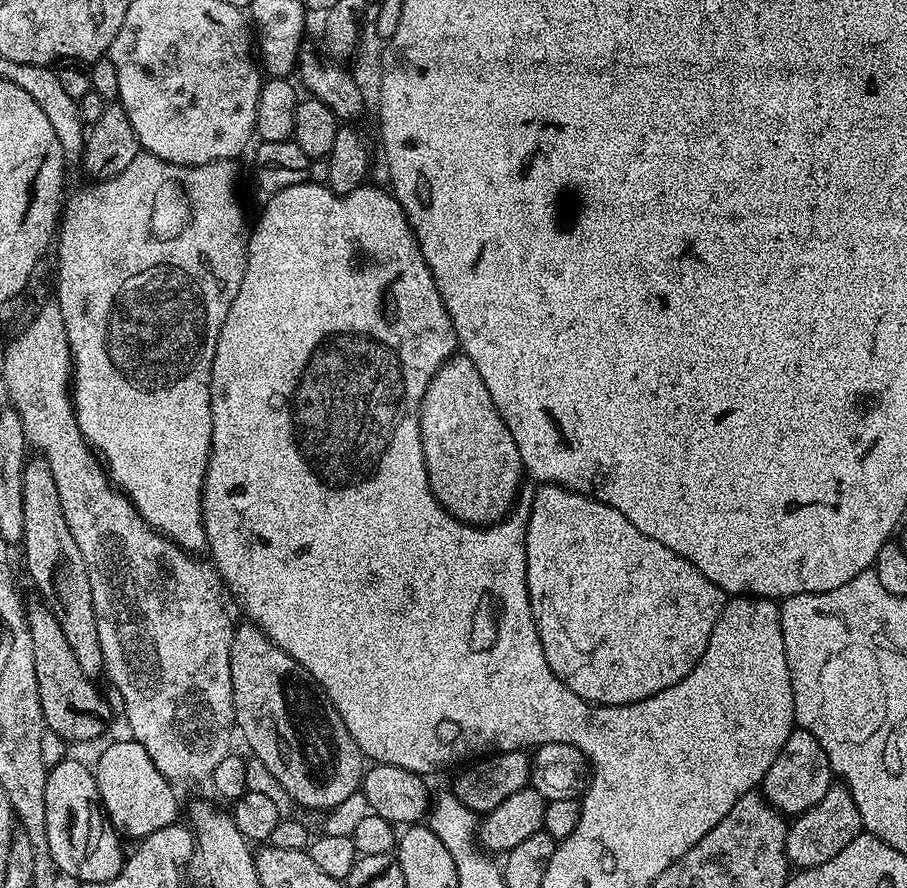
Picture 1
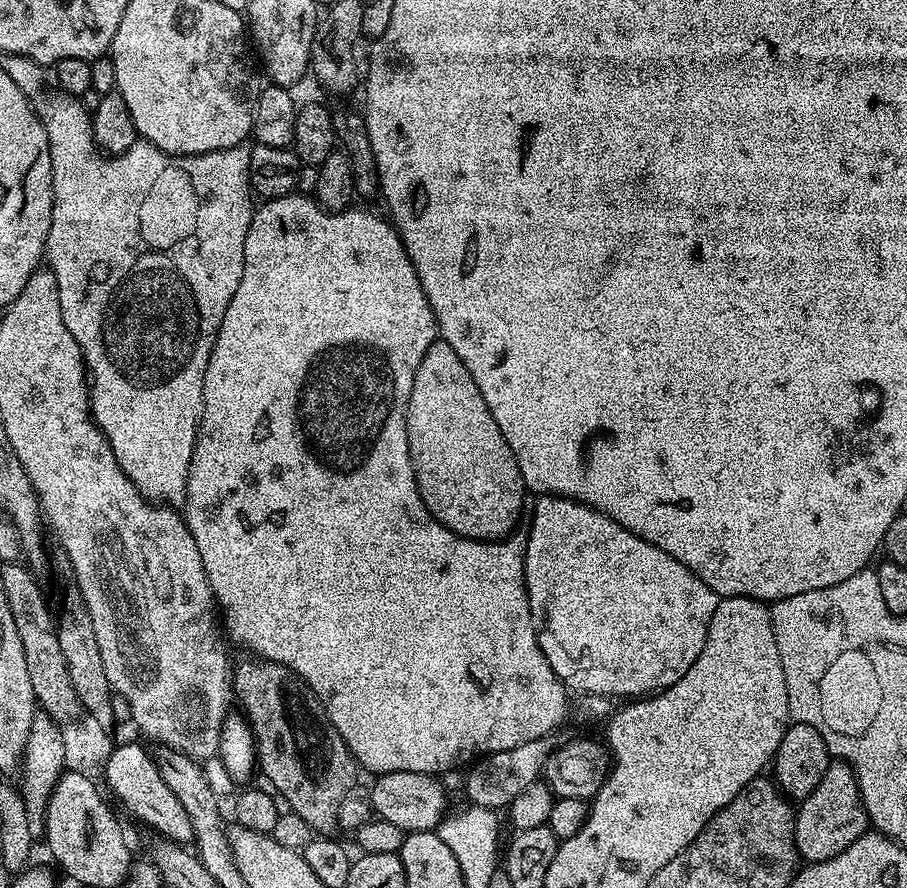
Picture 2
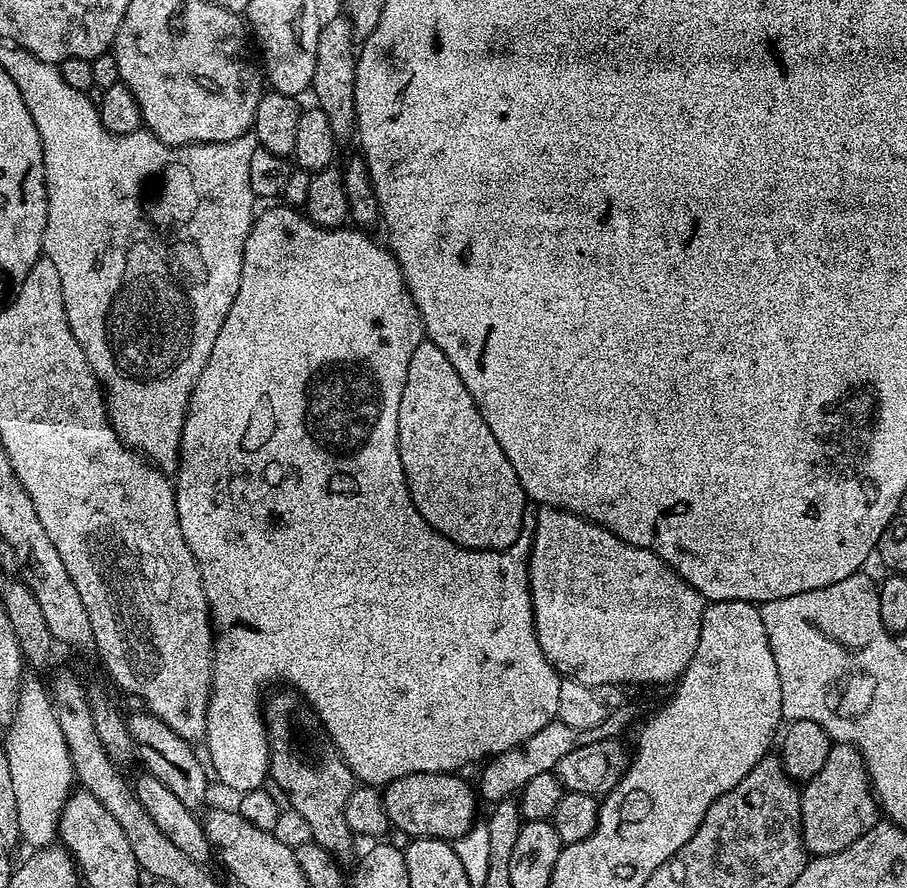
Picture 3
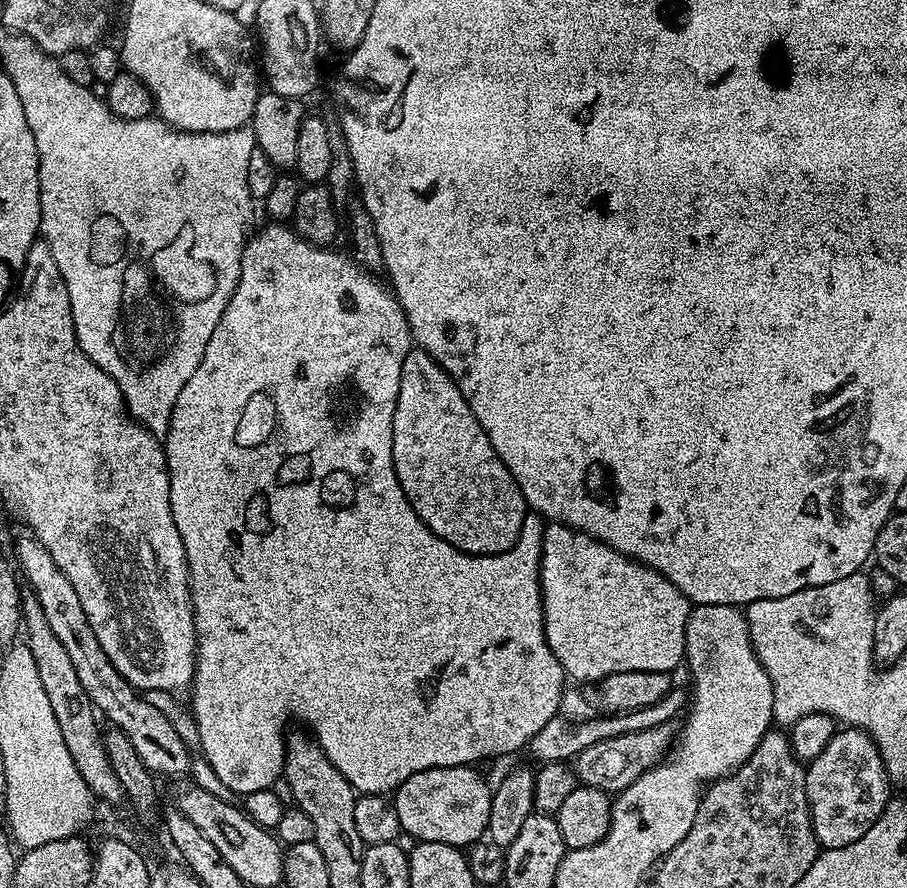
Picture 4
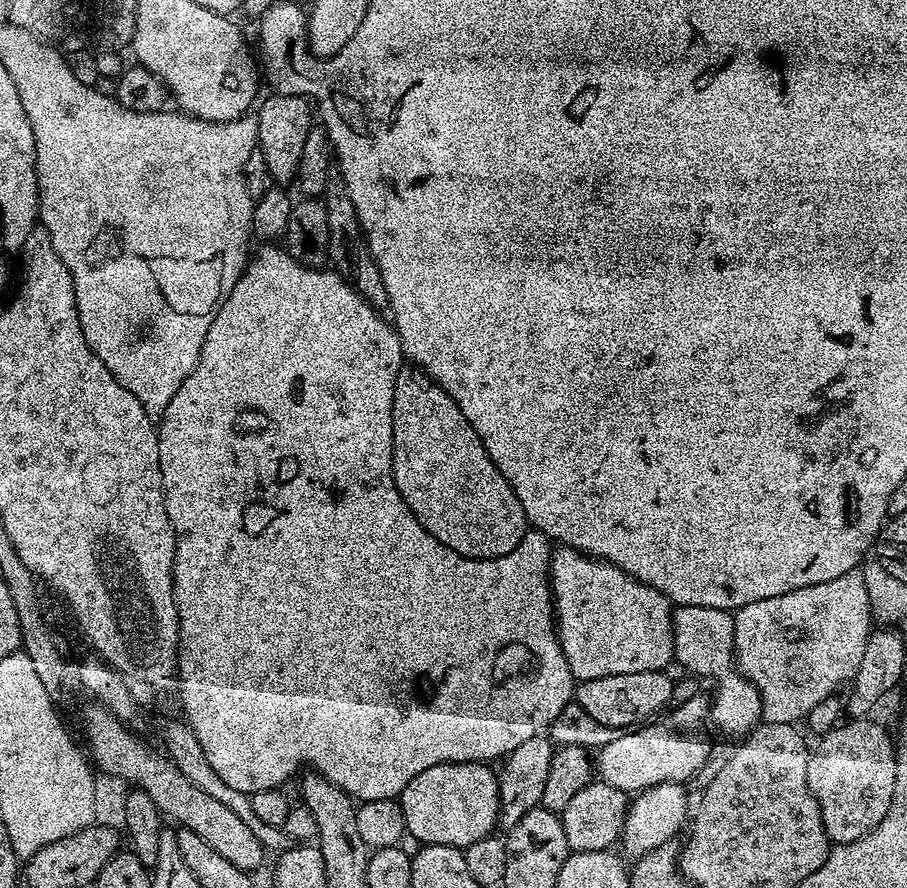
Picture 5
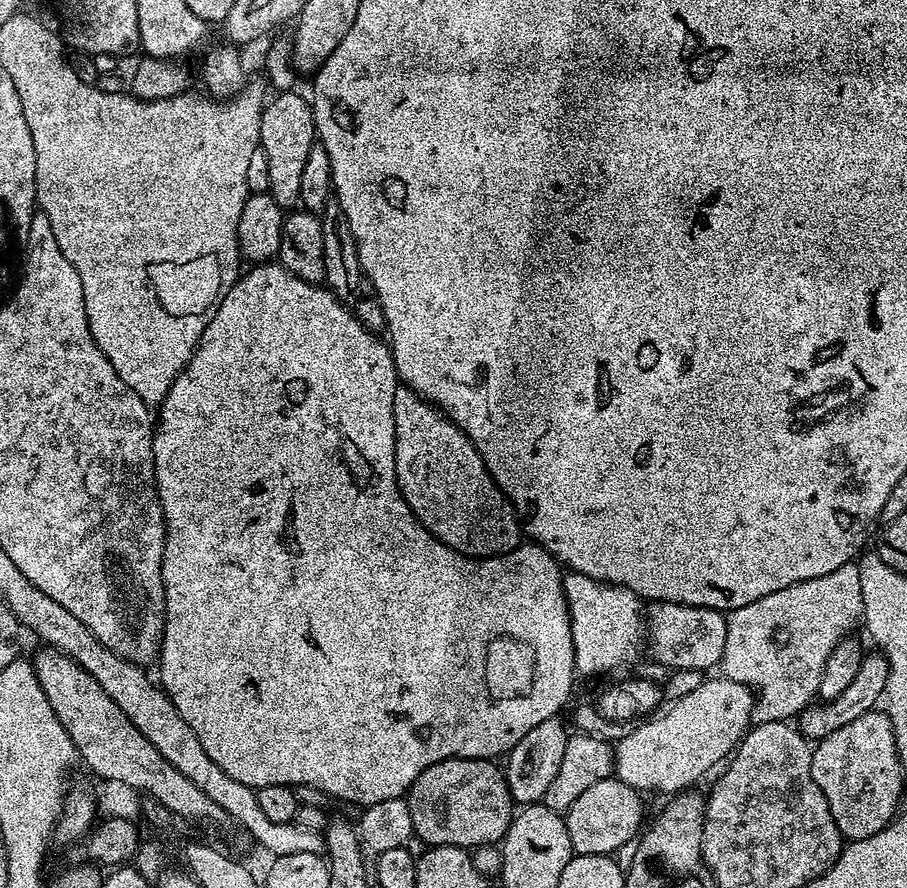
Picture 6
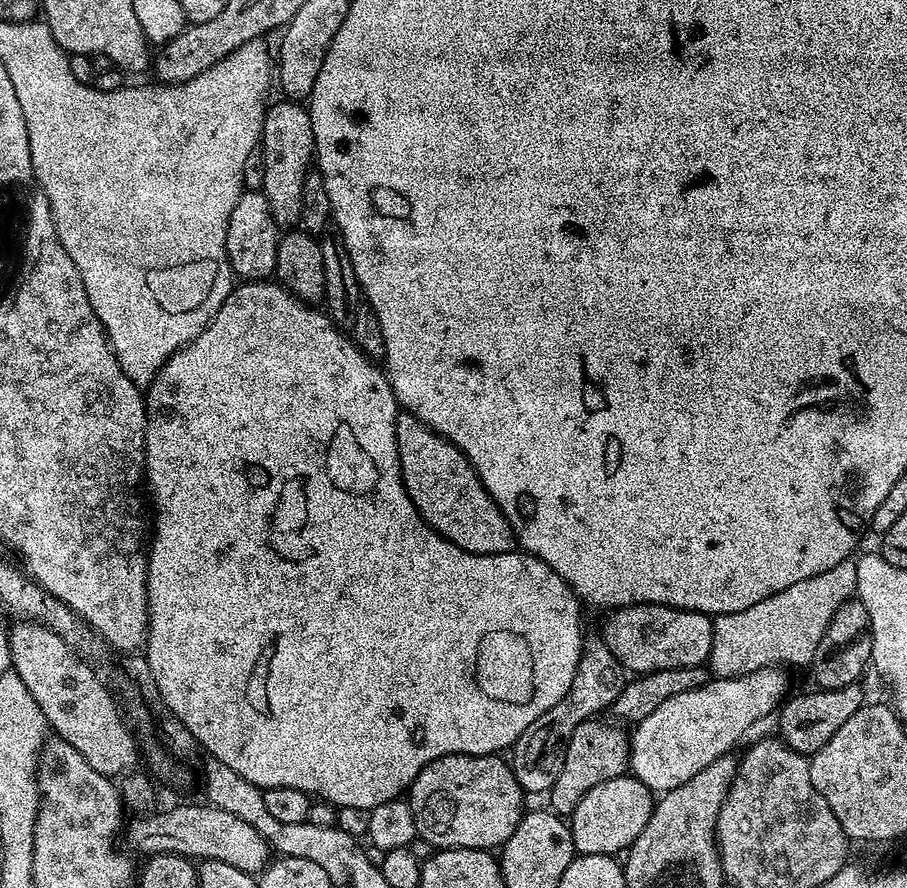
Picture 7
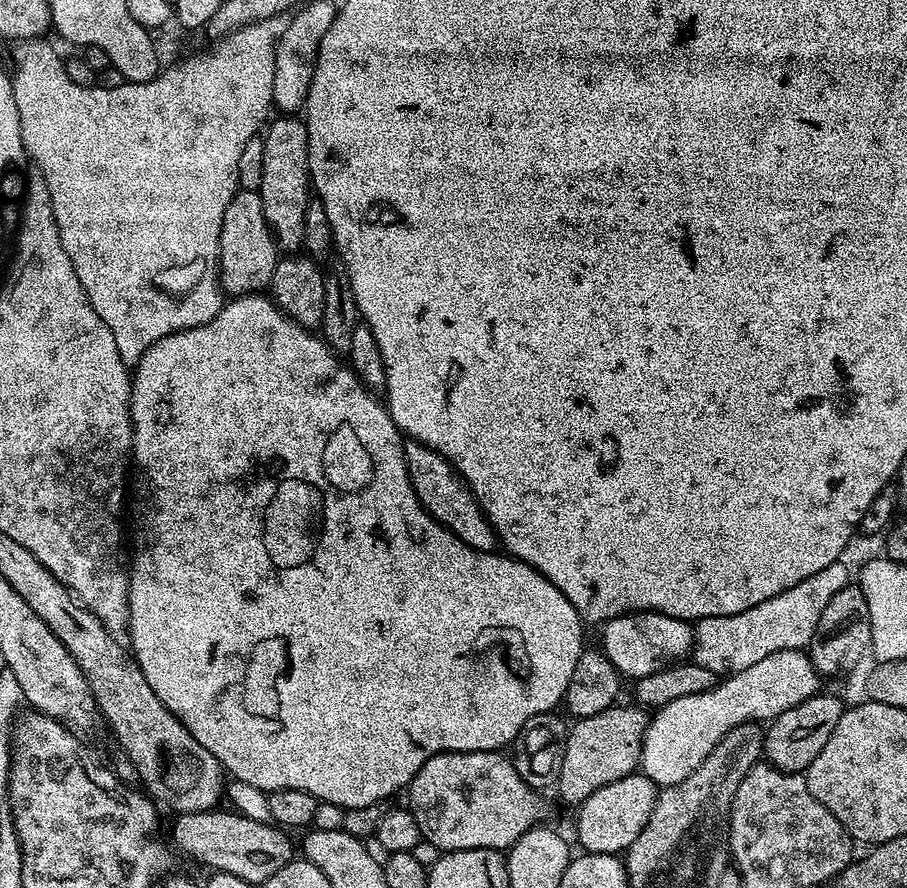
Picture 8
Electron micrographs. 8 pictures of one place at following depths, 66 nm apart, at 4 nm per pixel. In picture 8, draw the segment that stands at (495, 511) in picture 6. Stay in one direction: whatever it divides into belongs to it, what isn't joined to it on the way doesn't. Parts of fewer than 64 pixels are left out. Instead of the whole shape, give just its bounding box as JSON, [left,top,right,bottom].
[404,442,498,552]

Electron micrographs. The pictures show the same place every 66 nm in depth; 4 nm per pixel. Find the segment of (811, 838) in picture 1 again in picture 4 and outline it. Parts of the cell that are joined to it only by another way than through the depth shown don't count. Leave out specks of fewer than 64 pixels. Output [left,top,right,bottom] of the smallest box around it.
[806,727,890,849]

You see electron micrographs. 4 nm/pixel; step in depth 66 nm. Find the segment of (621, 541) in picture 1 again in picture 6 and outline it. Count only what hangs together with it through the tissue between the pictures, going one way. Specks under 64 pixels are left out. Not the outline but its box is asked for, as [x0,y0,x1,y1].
[564,571,646,677]

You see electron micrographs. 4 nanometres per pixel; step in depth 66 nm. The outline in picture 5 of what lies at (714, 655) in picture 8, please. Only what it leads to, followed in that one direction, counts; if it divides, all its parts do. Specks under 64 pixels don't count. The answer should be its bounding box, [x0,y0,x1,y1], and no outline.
[734,570,874,724]

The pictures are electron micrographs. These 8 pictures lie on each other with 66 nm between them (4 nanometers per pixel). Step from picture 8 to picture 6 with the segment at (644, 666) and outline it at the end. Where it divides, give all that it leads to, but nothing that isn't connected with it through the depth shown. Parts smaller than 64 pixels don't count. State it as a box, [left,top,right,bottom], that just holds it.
[646,602,725,670]

